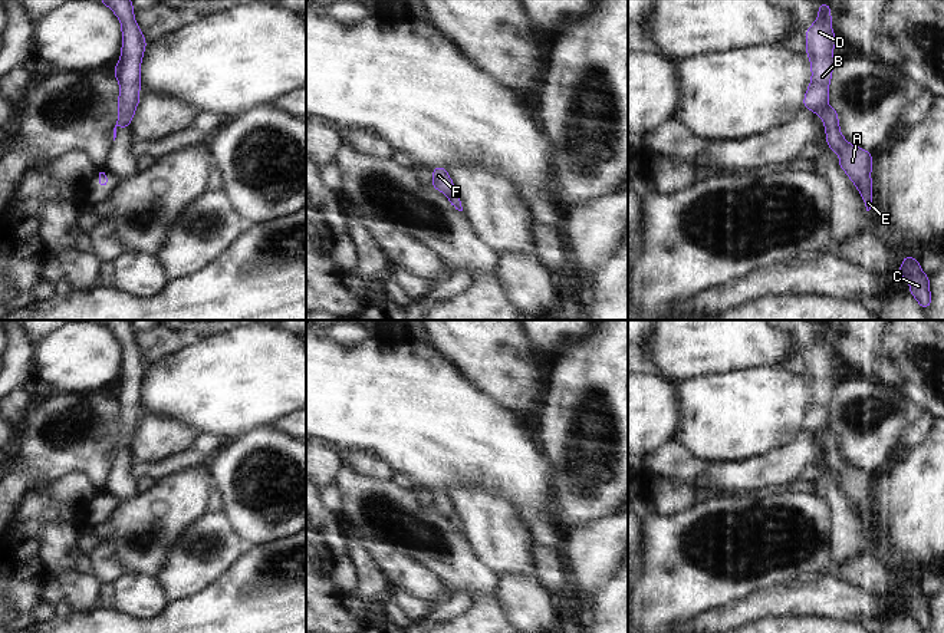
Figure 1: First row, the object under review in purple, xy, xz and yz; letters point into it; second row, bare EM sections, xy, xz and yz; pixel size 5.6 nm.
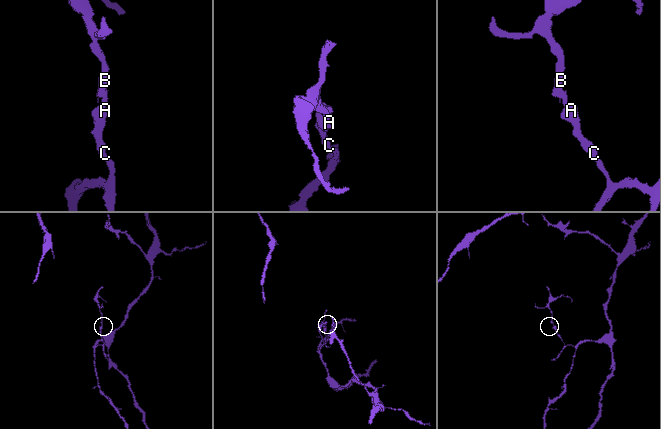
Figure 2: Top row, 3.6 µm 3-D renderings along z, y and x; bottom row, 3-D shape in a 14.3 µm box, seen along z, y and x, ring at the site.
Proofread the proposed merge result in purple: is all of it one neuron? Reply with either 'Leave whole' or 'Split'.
Split.

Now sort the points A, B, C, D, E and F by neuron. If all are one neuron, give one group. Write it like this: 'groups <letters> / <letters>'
groups A C E / B D F

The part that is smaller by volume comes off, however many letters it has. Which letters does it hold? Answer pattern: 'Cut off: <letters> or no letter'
Cut off: B, D, F.

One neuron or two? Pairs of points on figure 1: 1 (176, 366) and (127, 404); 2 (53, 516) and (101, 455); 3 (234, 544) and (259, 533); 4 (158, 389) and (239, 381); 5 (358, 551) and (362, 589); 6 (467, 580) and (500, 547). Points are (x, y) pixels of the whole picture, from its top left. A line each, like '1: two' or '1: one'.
1: two
2: two
3: two
4: one
5: one
6: two

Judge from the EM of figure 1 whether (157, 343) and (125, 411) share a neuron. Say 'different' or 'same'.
different

